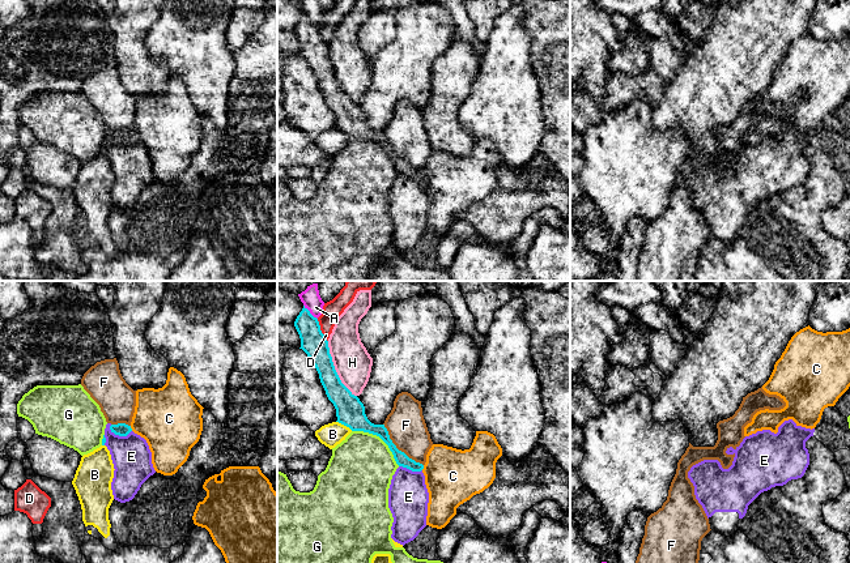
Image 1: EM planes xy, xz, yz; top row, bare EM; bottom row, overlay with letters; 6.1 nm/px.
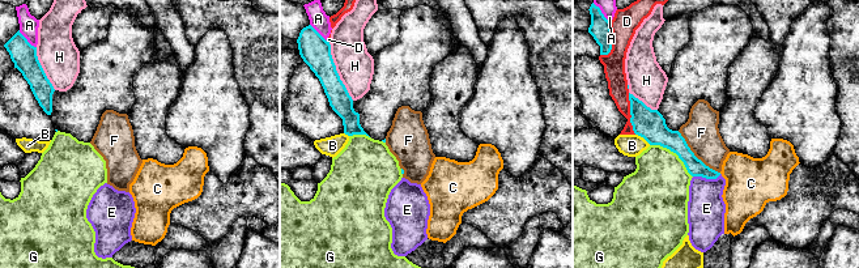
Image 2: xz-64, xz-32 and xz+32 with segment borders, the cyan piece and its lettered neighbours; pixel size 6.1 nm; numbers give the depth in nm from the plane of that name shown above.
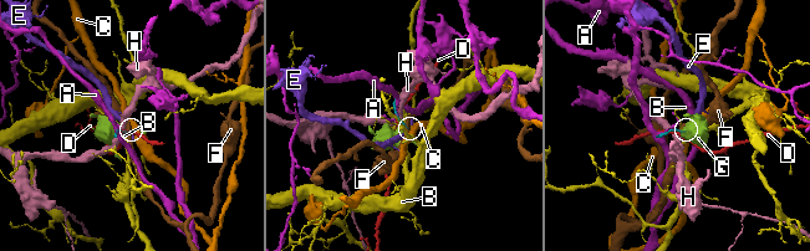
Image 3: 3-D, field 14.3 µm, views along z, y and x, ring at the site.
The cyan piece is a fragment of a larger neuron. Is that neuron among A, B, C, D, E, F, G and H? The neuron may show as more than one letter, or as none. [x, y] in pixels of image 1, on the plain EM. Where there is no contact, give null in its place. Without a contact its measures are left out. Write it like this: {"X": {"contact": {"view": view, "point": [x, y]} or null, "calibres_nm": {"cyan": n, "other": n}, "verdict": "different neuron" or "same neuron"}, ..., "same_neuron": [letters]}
{"A": {"contact": {"view": "xz", "point": [309, 20]}, "calibres_nm": {"cyan": 160, "other": 110}, "verdict": "different neuron"}, "B": {"contact": {"view": "xz", "point": [344, 132]}, "calibres_nm": {"cyan": 180, "other": 140}, "verdict": "different neuron"}, "C": {"contact": {"view": "xy", "point": [131, 136]}, "calibres_nm": {"cyan": 80, "other": 400}, "verdict": "same neuron"}, "D": {"contact": {"view": "xz", "point": [321, 38]}, "calibres_nm": {"cyan": 160, "other": 110}, "verdict": "different neuron"}, "E": {"contact": {"view": "xy", "point": [119, 143]}, "calibres_nm": {"cyan": 80, "other": 240}, "verdict": "different neuron"}, "F": {"contact": {"view": "xz", "point": [396, 156]}, "calibres_nm": {"cyan": 80, "other": 240}, "verdict": "different neuron"}, "G": {"contact": {"view": "xz", "point": [379, 144]}, "calibres_nm": {"cyan": 180, "other": 400}, "verdict": "different neuron"}, "H": {"contact": {"view": "xz", "point": [334, 76]}, "calibres_nm": {"cyan": 160, "other": 220}, "verdict": "different neuron"}, "same_neuron": ["C"]}

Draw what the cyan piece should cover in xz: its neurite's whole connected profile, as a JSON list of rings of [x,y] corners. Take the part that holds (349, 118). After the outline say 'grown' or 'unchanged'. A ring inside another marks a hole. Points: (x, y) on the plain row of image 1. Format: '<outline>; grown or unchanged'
[[[305,13],[294,34],[301,46],[299,56],[315,73],[326,102],[336,116],[336,129],[352,138],[379,144],[388,153],[399,174],[424,180],[429,200],[426,233],[445,235],[460,212],[493,191],[496,170],[502,163],[502,155],[493,141],[476,138],[471,155],[464,158],[433,152],[426,162],[426,170],[416,170],[396,155],[384,132],[374,132],[367,127],[364,111],[341,90],[319,29]]]; grown

